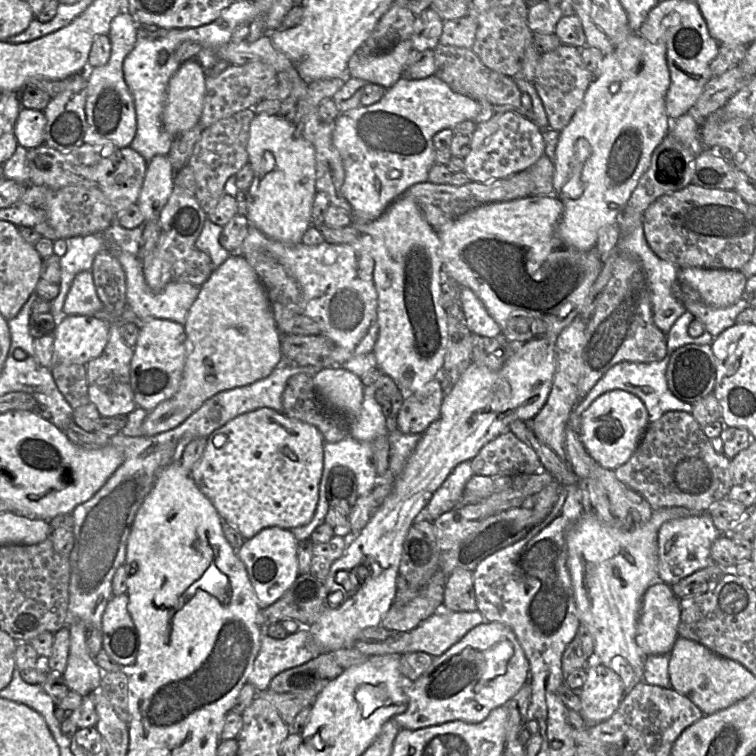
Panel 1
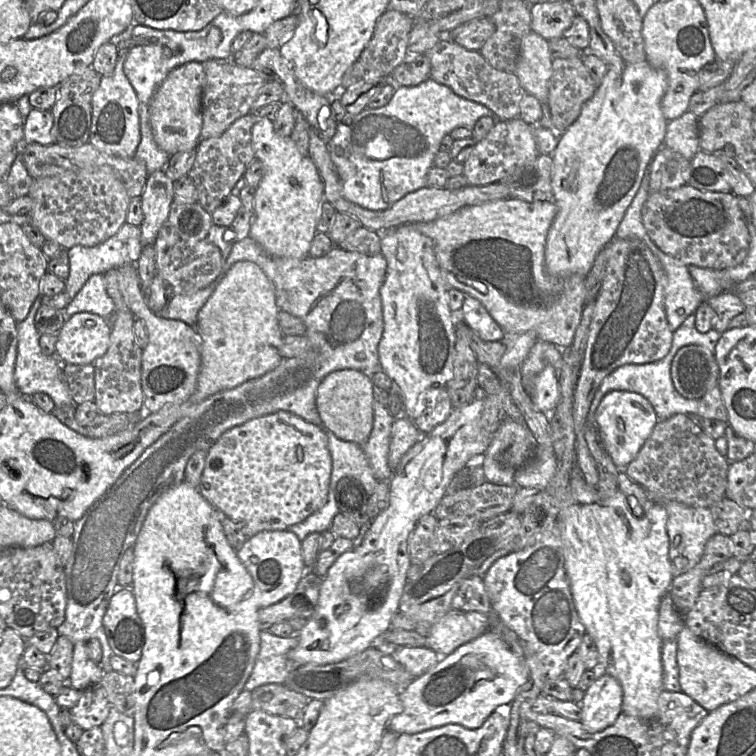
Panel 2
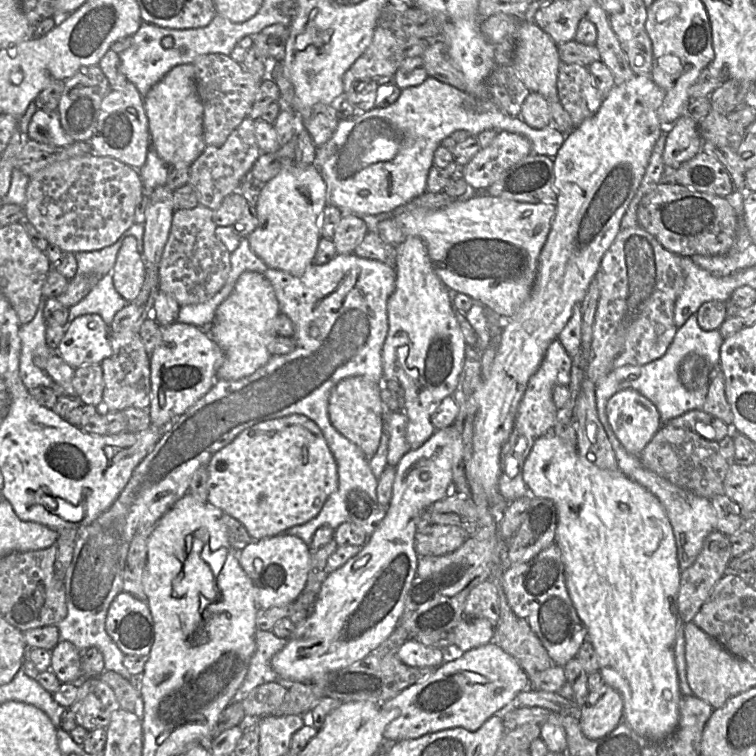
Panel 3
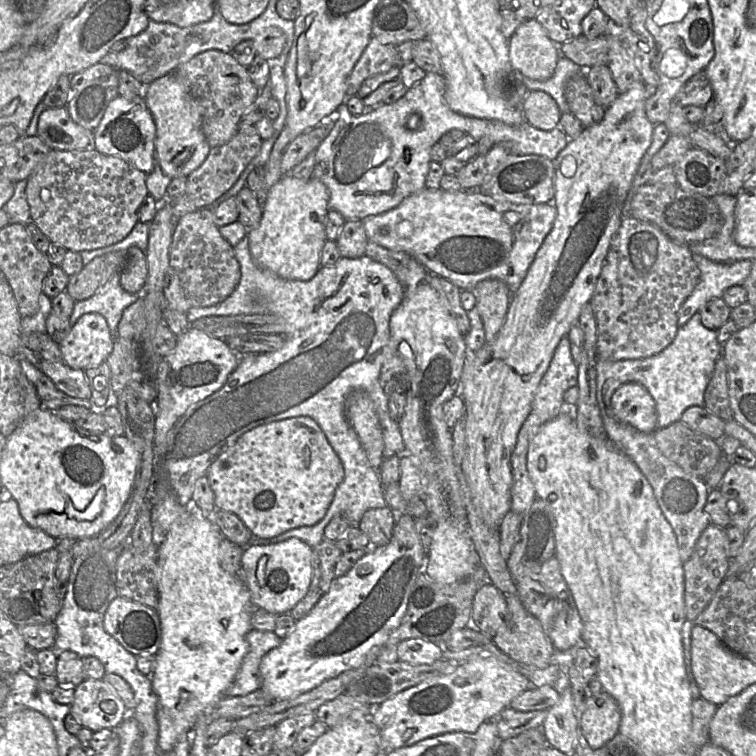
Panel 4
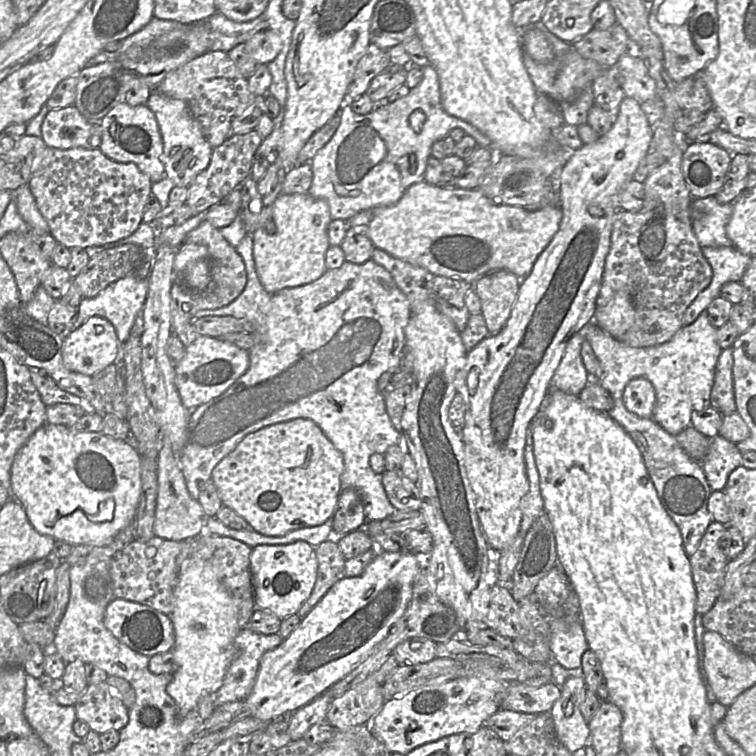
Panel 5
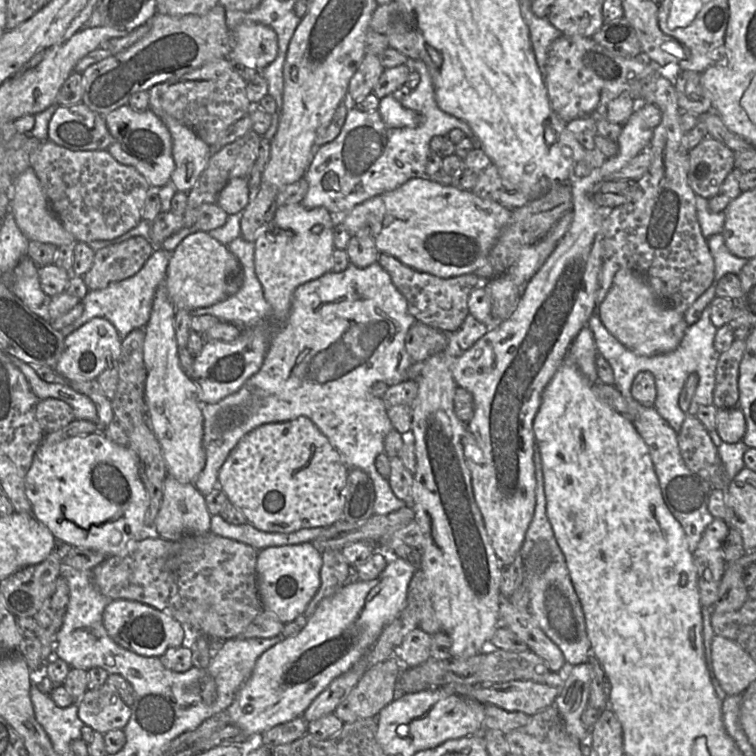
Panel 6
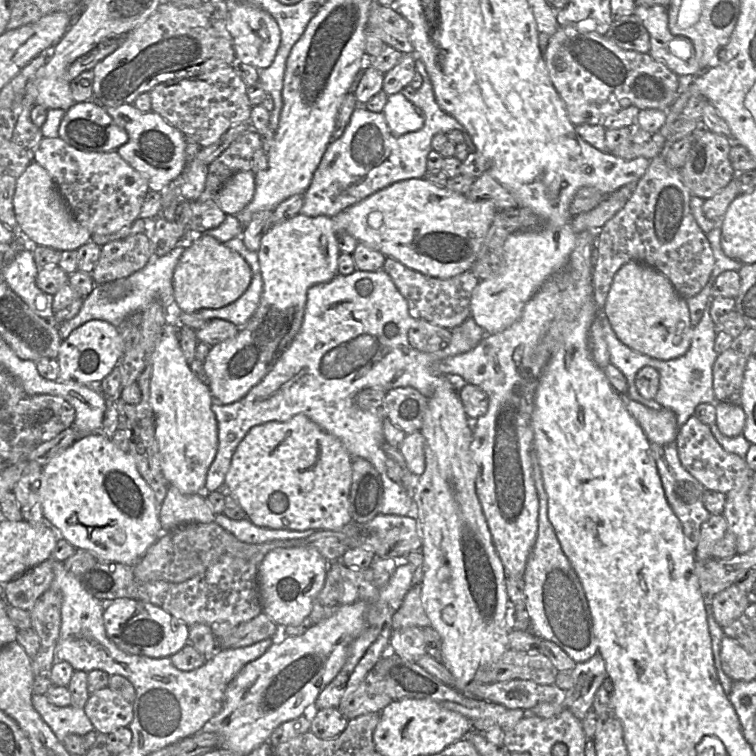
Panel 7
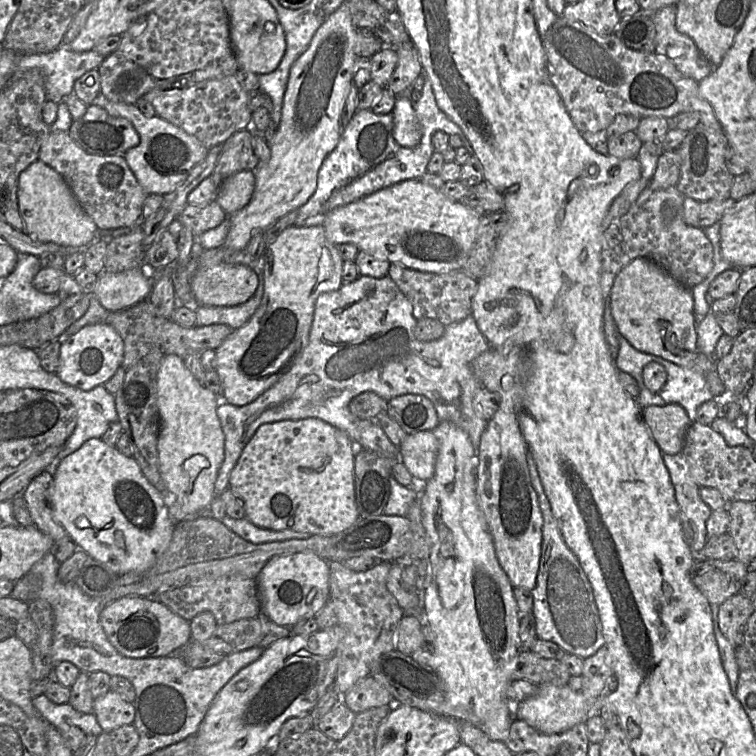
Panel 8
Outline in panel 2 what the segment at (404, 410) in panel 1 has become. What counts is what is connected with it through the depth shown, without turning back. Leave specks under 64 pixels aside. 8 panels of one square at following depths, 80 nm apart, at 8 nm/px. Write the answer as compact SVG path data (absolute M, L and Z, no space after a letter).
M432 386L420 393L412 417L407 417L423 434L444 422L453 409L445 387Z

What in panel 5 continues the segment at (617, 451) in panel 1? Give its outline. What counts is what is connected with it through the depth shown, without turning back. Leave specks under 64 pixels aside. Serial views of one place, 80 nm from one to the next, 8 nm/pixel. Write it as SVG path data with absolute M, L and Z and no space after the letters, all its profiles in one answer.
M643 377L631 380L623 392L625 408L640 418L652 418L656 404L655 389L651 382Z

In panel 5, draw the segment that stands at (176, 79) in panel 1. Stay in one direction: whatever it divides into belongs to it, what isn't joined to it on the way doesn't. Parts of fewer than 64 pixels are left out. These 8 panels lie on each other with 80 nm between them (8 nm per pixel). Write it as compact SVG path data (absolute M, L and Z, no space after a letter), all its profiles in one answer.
M152 88L146 106L155 115L163 144L161 161L166 177L175 186L188 187L198 173L209 165L213 147L203 134L199 122L191 115L187 104L179 99L169 97Z

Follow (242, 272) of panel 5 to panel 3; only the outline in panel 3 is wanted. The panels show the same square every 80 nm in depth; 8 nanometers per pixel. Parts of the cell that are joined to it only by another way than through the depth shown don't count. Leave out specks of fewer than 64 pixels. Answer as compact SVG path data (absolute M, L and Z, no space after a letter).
M200 204L191 209L178 209L173 213L168 240L158 265L158 276L160 290L172 296L180 306L208 301L223 288L227 281L231 269L231 252L215 235L216 227L213 211Z

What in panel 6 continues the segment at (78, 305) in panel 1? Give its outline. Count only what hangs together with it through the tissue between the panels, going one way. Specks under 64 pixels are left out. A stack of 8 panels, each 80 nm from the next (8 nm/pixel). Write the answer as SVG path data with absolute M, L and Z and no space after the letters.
M158 249L133 276L113 282L105 288L88 291L81 300L84 307L82 314L74 322L62 328L61 334L67 336L94 317L109 320L122 339L135 328L145 326L151 314L156 289L165 282L172 254L173 251Z

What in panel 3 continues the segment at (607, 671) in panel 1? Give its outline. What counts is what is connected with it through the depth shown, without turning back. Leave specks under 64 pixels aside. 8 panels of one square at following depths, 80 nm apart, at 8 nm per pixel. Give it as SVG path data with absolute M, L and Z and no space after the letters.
M603 683L597 690L588 693L577 719L587 738L595 740L606 736L623 721L620 693Z

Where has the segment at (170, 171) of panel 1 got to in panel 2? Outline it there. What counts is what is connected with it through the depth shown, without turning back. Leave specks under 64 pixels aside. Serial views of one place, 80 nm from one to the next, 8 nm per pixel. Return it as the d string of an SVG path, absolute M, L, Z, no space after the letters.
M164 170L148 175L141 195L143 221L141 229L142 246L154 245L159 229L167 220L174 201L174 184Z

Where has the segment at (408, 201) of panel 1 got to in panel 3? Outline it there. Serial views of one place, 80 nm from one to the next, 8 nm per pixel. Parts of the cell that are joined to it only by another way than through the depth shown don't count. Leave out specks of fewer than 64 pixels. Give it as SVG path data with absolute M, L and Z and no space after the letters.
M416 236L396 246L395 289L387 300L388 330L382 347L383 376L397 380L404 390L404 413L407 416L406 439L411 449L424 444L436 431L431 414L447 396L452 396L460 375L467 346L456 321L451 294L431 265L426 246Z

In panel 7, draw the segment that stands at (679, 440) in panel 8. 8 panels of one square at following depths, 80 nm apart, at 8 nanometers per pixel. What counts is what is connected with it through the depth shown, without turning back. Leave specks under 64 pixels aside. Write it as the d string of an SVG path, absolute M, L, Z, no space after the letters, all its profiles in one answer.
M620 394L620 397L650 443L659 445L676 443L679 426L673 411L665 408L661 410L648 408L630 399L627 394Z

